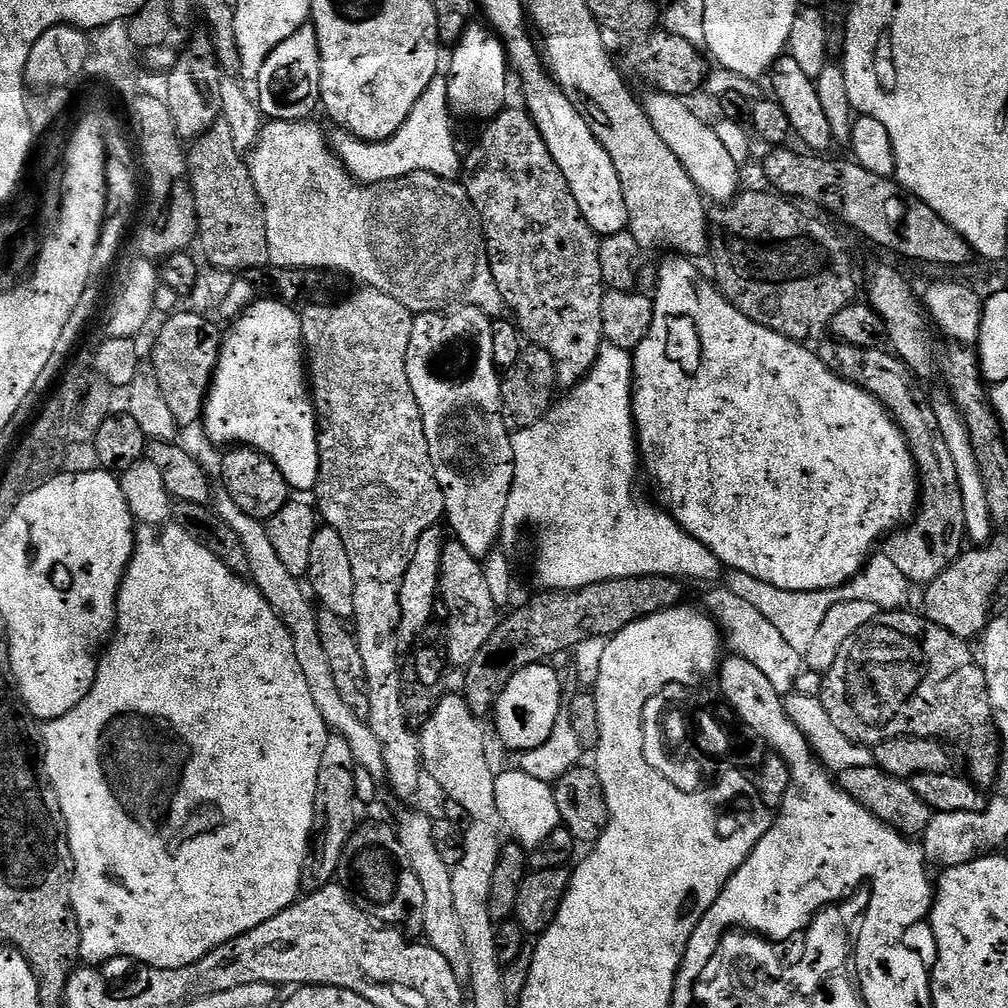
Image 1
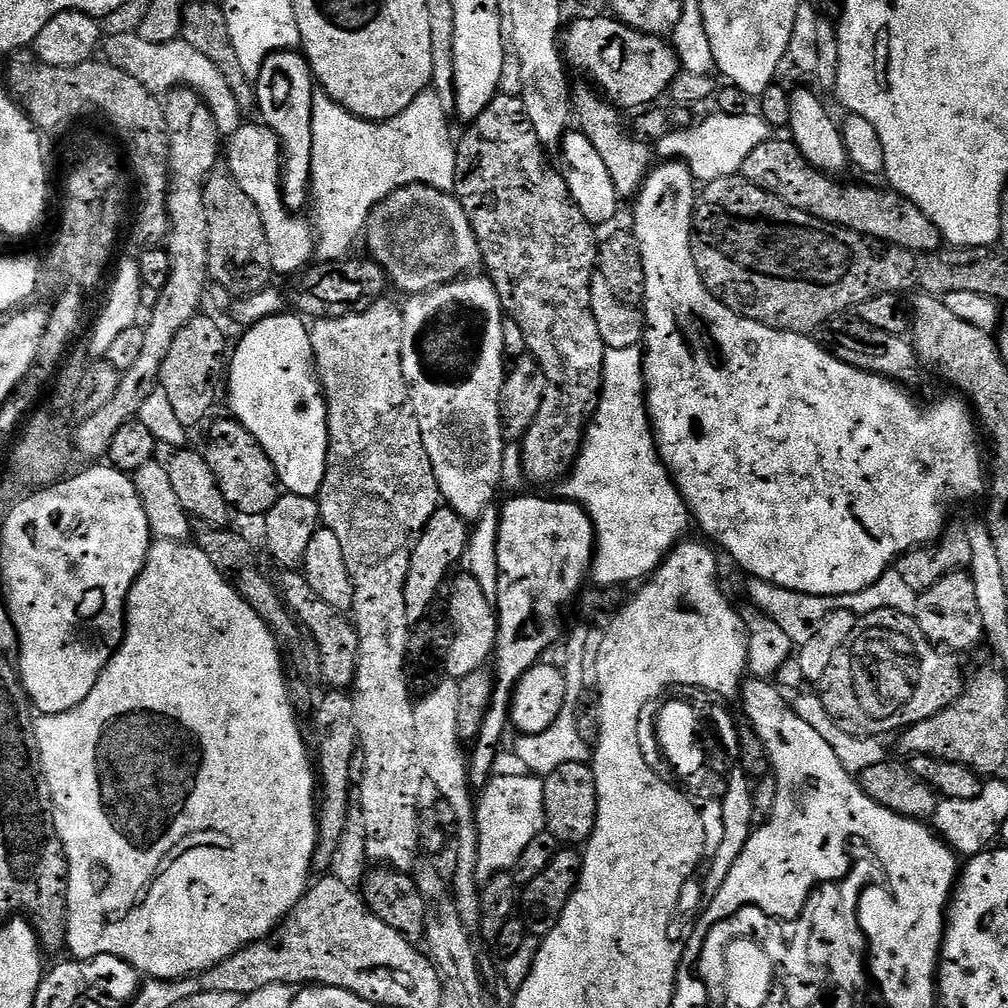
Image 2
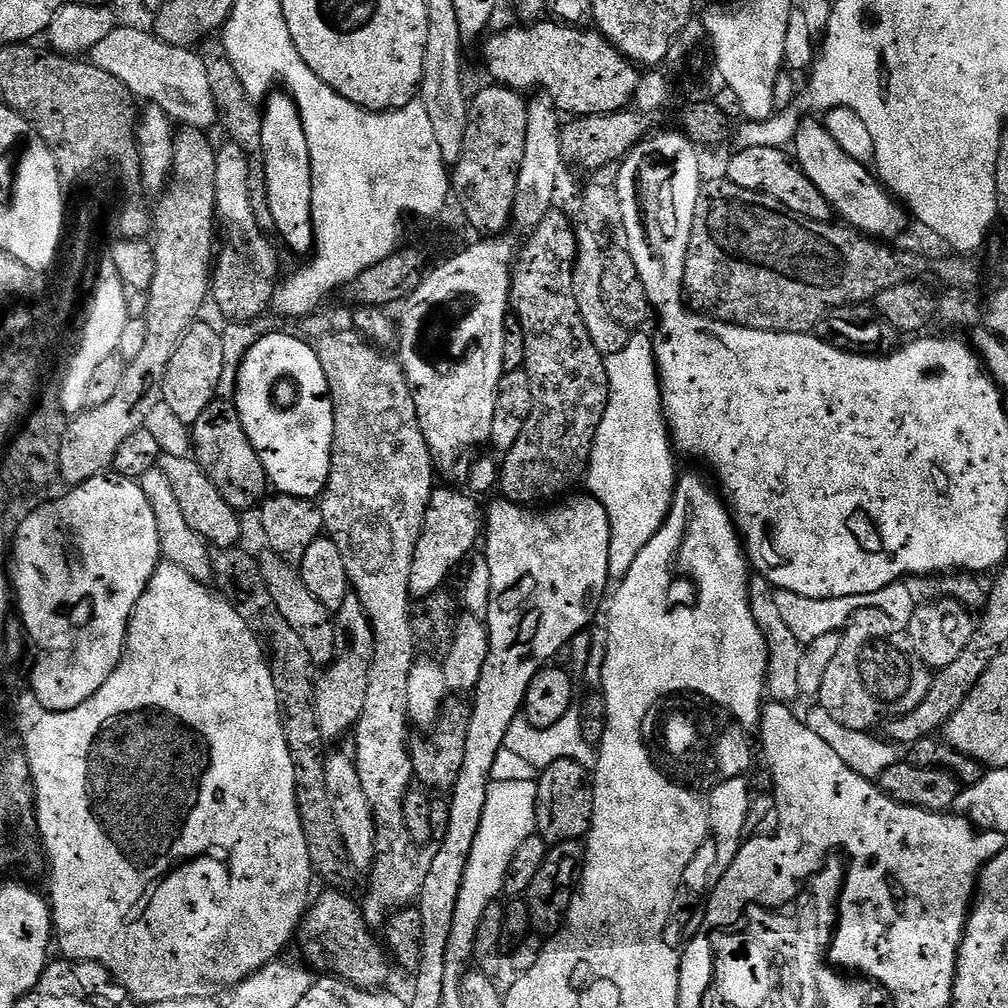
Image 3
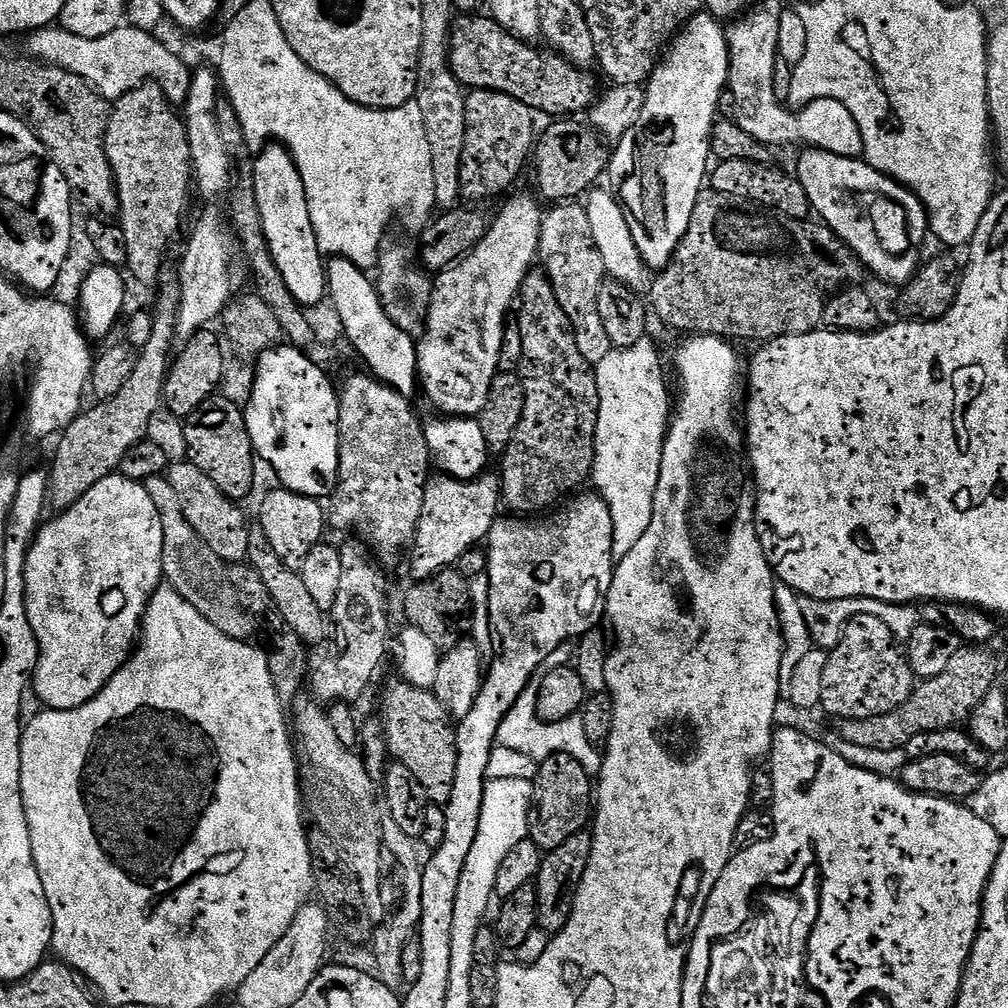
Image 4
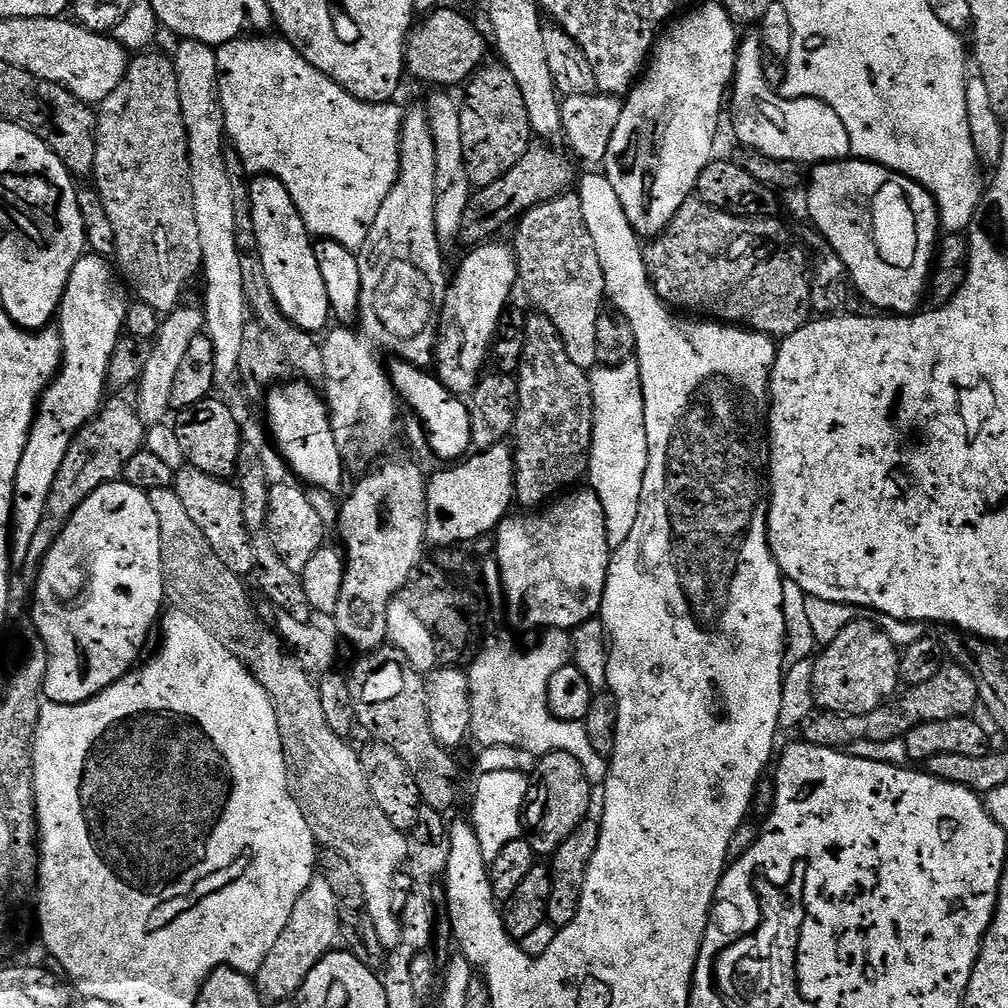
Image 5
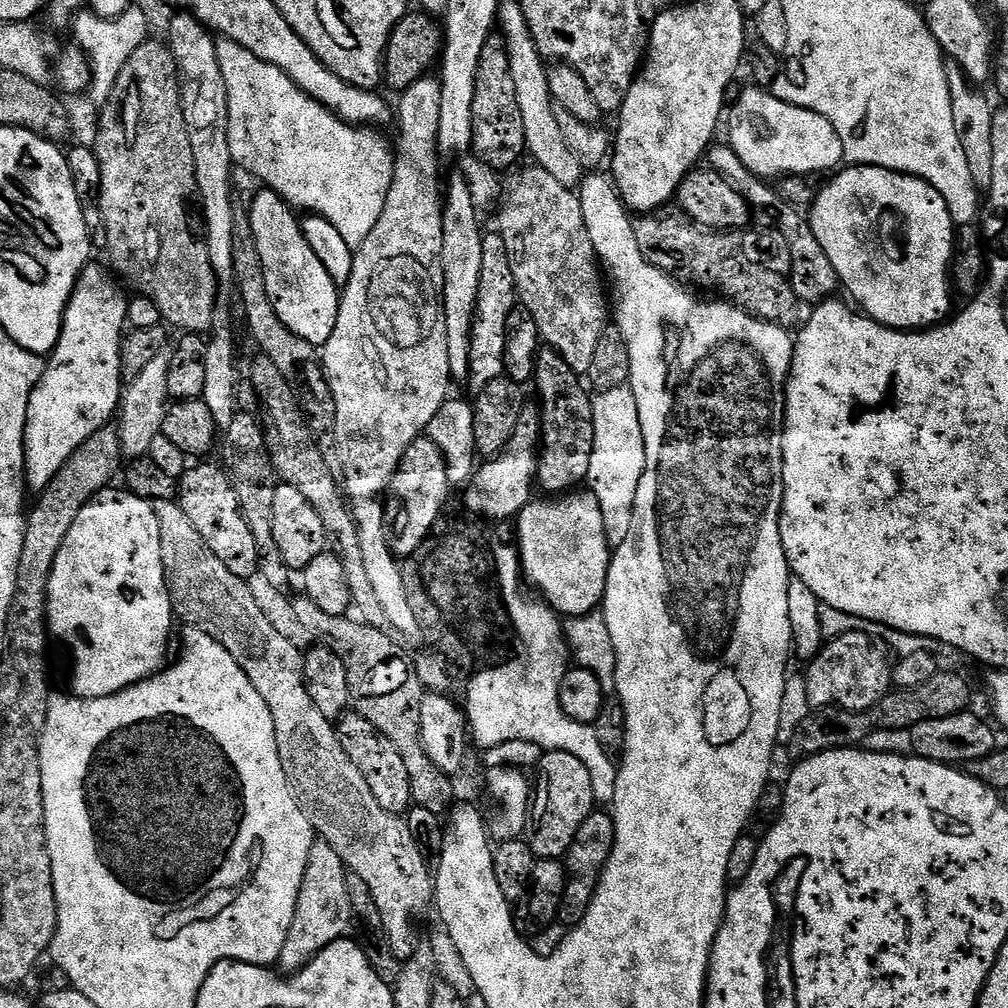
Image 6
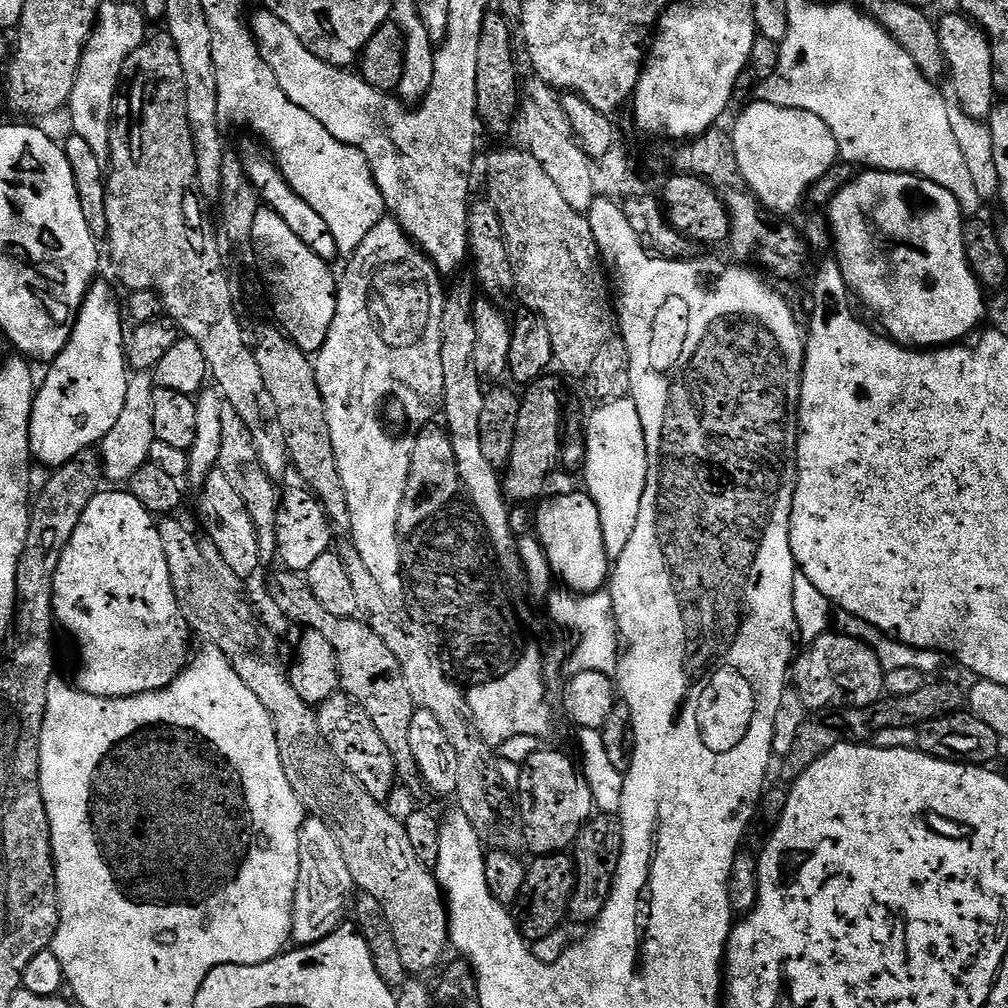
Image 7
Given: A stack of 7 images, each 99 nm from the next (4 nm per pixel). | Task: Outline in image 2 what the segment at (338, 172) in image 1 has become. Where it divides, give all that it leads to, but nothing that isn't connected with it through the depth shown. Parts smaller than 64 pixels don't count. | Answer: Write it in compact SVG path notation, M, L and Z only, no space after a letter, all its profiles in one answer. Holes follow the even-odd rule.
M241 123L240 128L226 144L226 168L232 173L242 190L258 206L262 214L262 226L266 230L266 242L270 242L270 258L273 273L296 272L309 267L314 256L314 228L299 215L289 212L280 193L282 153L280 140L263 123ZM411 184L387 196L368 217L366 244L367 240L367 255L375 264L382 266L391 287L408 296L420 296L424 292L441 288L443 284L452 284L455 280L475 273L482 264L478 238L470 226L470 218L466 218L466 210L462 210L460 201L452 192L442 192L425 184Z

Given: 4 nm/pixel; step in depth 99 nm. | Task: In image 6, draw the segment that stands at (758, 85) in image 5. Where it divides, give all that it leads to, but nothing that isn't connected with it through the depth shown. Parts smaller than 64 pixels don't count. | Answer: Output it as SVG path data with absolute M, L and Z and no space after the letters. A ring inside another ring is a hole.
M759 86L743 89L741 98L727 113L726 128L727 124L727 143L732 145L744 165L761 178L831 173L839 169L844 160L844 147L838 138L838 130L834 130L834 126L830 126L822 114L782 110L778 97Z

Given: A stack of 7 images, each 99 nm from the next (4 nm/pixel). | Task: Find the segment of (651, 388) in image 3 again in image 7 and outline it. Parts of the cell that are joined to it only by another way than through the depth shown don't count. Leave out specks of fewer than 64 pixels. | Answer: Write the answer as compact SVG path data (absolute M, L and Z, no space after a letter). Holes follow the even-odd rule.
M632 399L611 400L608 404L600 404L593 408L596 409L593 410L588 424L586 423L584 438L583 487L598 508L602 524L602 542L609 561L615 562L622 550L626 550L626 542L630 542L630 534L634 534L634 526L638 523L638 506L642 506L642 494L646 490L648 473L646 438L642 430L642 418L638 418L638 406L634 406Z

